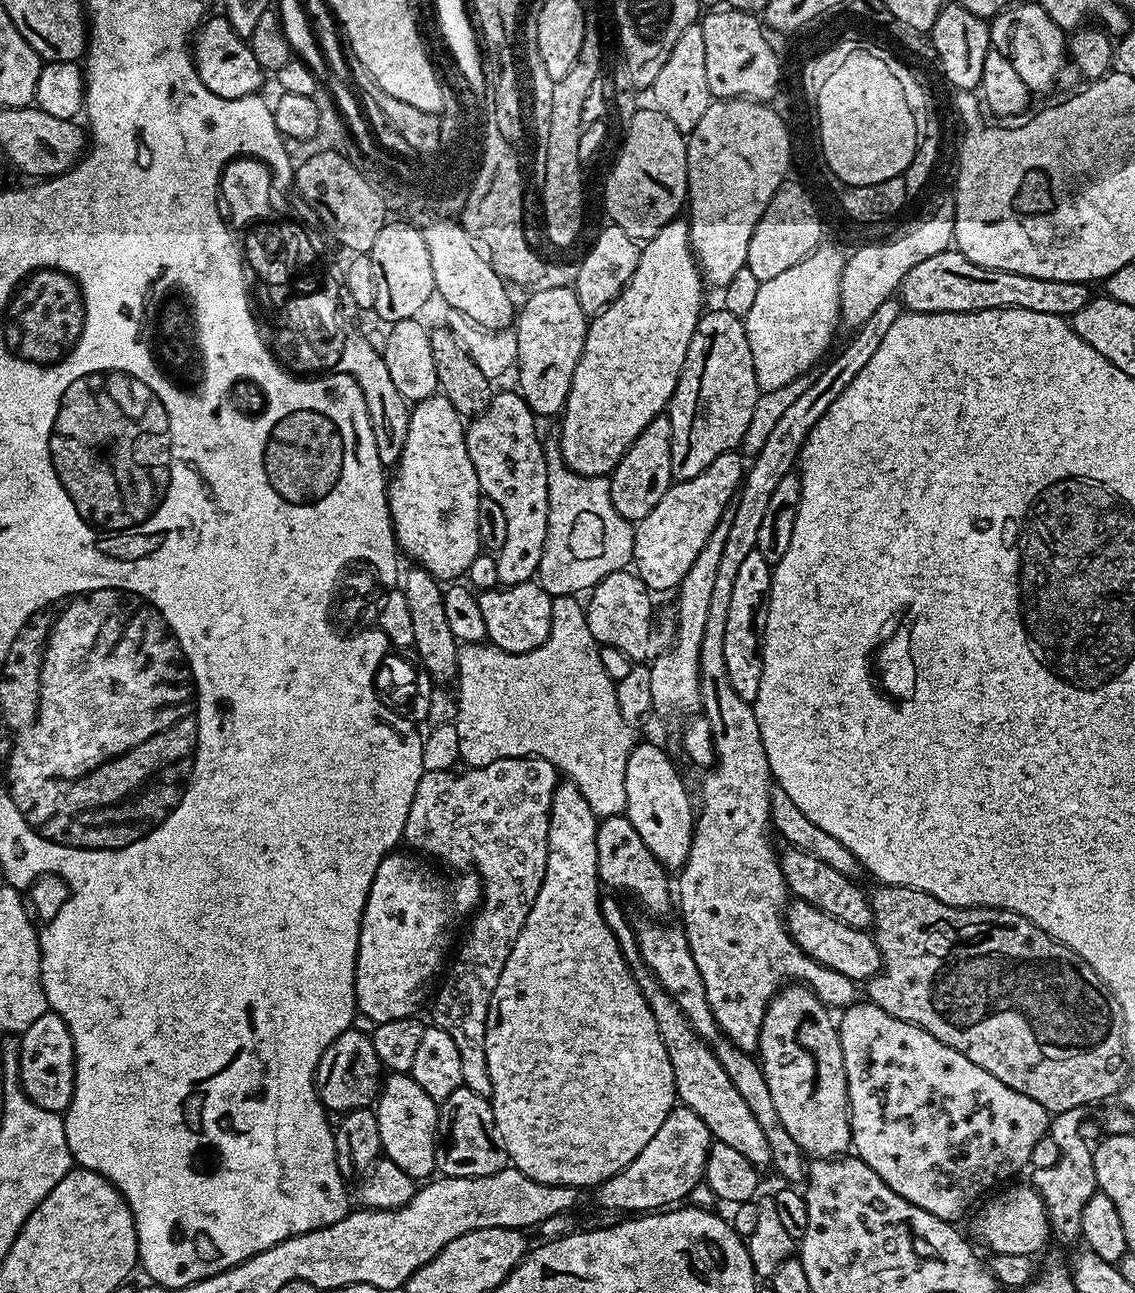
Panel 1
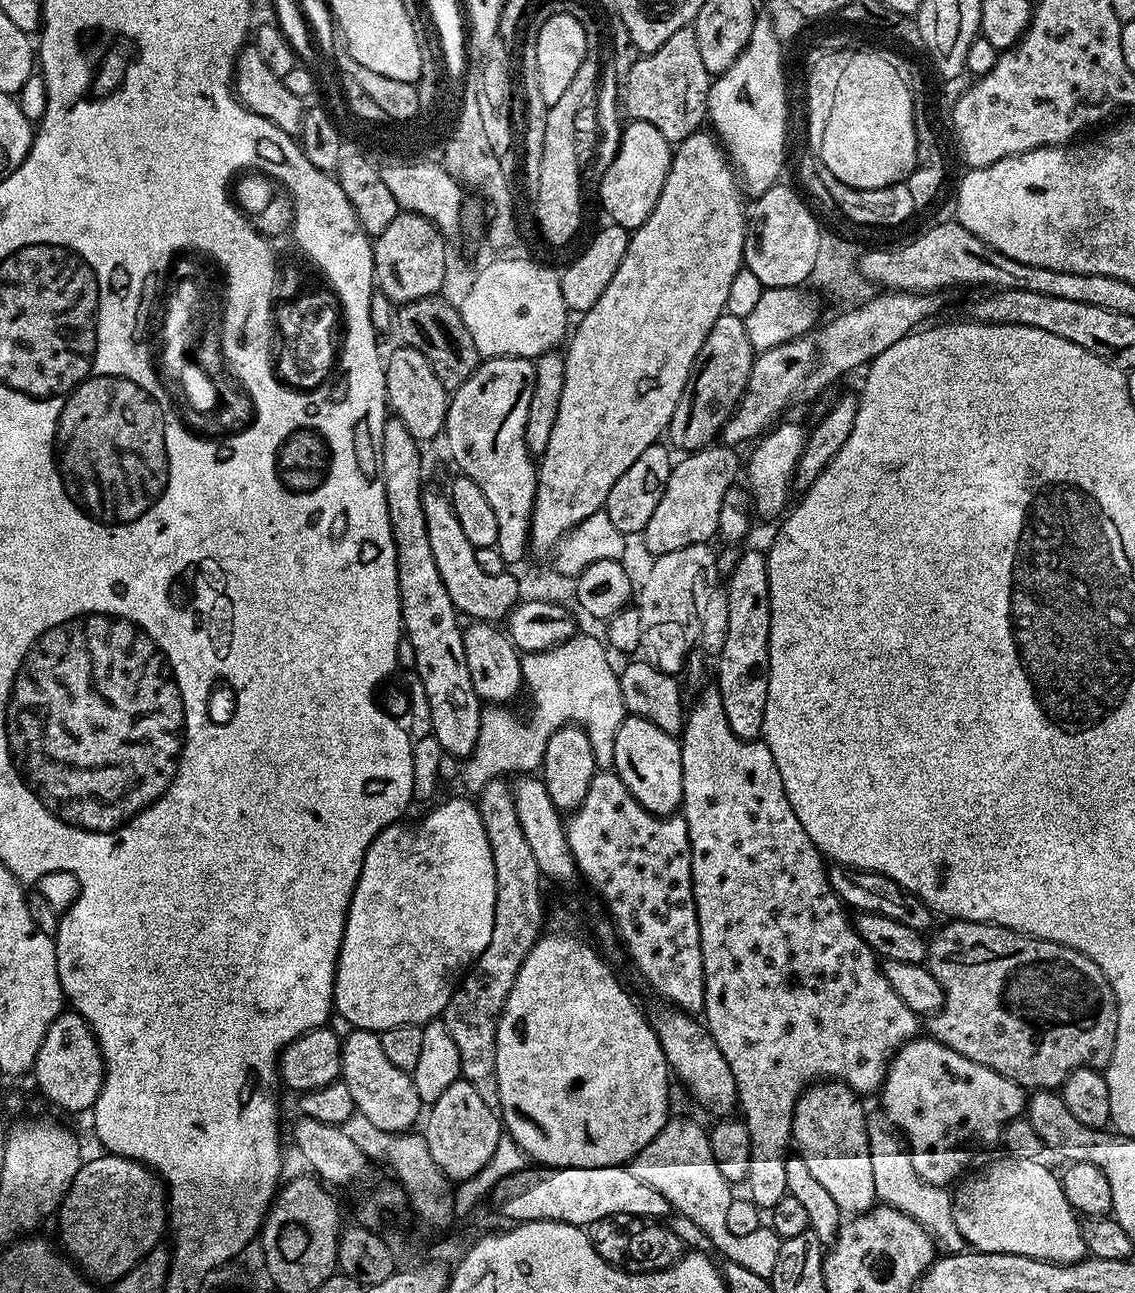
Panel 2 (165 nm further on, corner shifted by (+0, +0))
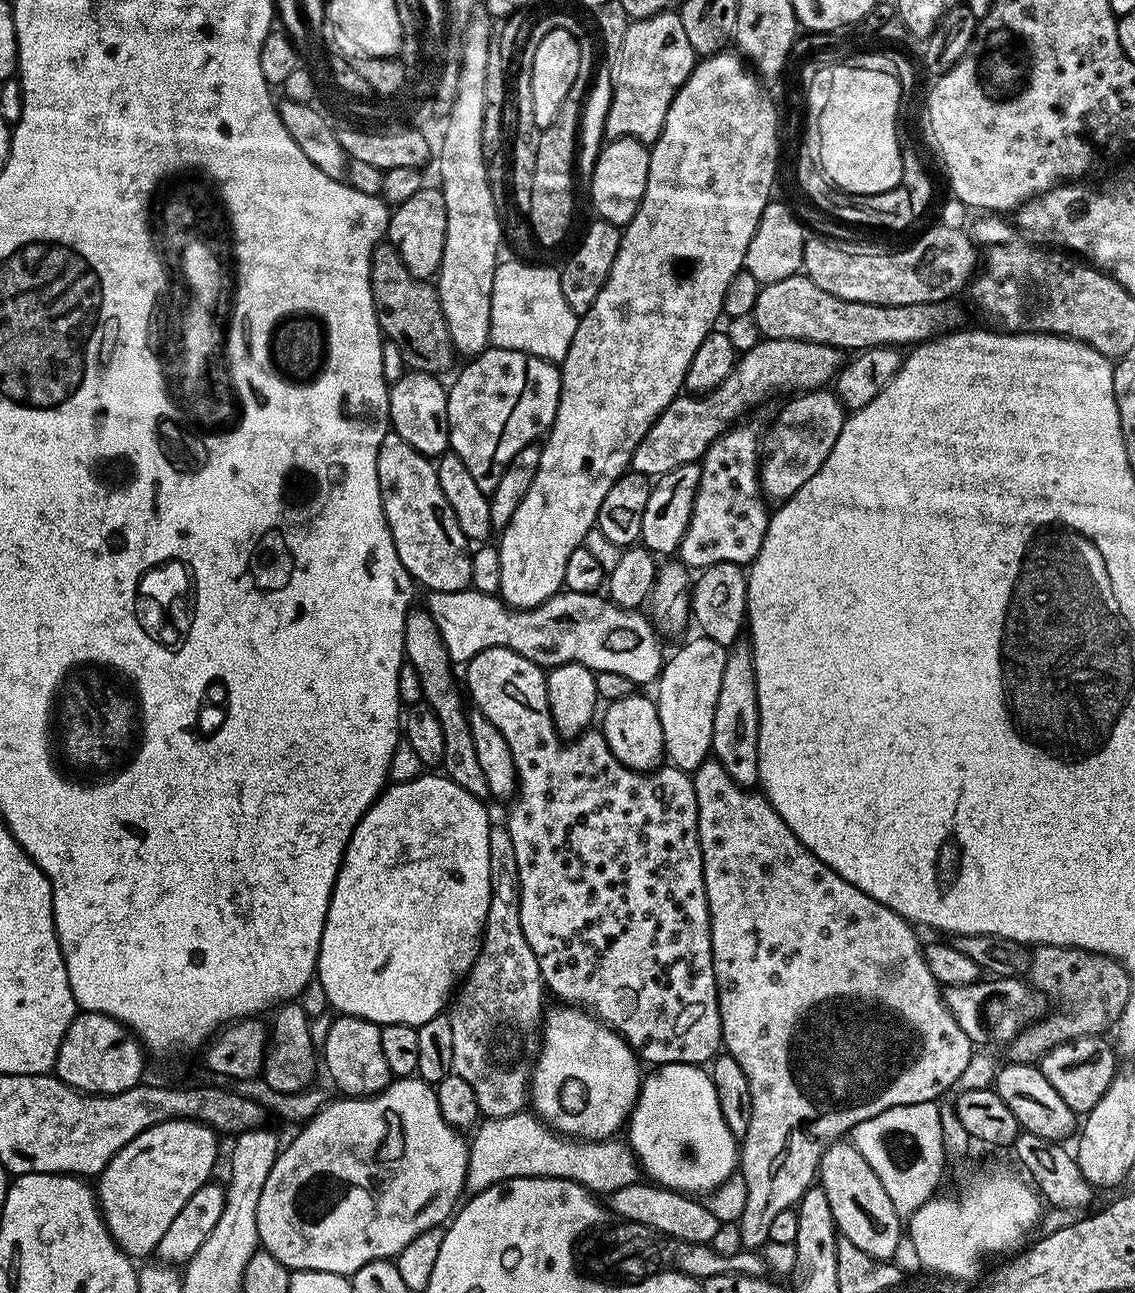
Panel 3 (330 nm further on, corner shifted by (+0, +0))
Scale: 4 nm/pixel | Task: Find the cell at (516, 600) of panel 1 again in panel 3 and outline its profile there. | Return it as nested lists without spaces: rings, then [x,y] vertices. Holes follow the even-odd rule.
[[[391,430],[382,438],[382,446],[378,446],[378,490],[382,494],[384,517],[394,538],[394,550],[409,577],[417,585],[425,584],[429,593],[464,592],[472,582],[472,557],[469,549],[464,549],[466,541],[462,534],[462,526],[458,526],[458,518],[454,518],[454,510],[450,510],[450,502],[446,502],[442,486],[438,486],[435,463],[418,450],[414,450],[414,446],[406,442],[406,438]]]

